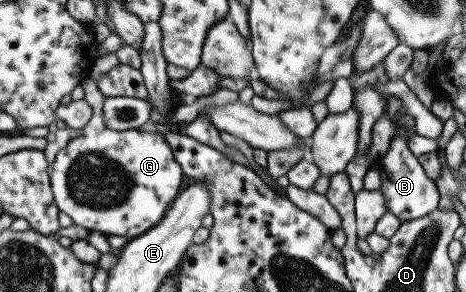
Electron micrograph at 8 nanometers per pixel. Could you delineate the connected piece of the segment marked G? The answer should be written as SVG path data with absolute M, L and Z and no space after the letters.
M85 76L80 86L84 92L84 100L90 105L91 117L82 134L68 140L64 149L58 149L50 169L49 185L53 195L53 203L66 213L74 225L88 231L99 231L104 236L117 235L133 238L144 233L162 219L164 212L176 198L182 183L182 171L170 147L166 145L164 136L146 131L125 130L113 131L107 129L103 123L102 102L103 96L98 91L95 82Z

